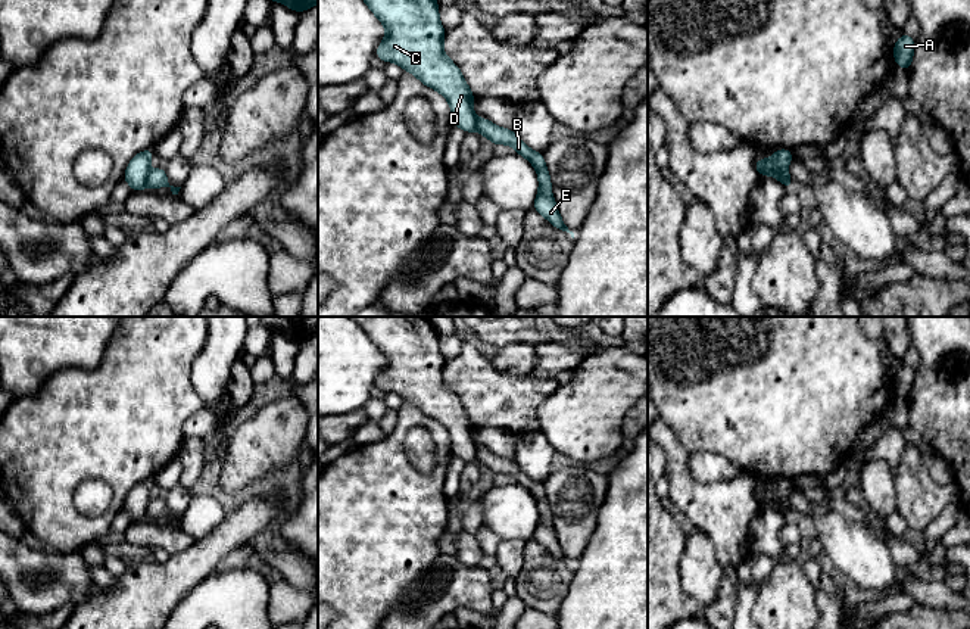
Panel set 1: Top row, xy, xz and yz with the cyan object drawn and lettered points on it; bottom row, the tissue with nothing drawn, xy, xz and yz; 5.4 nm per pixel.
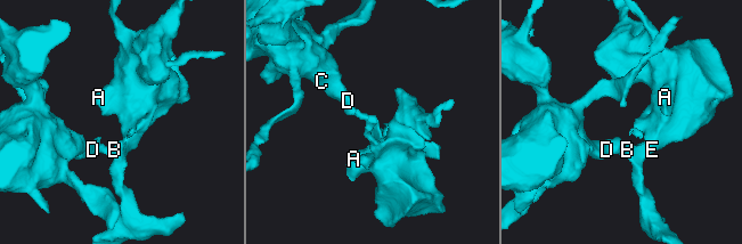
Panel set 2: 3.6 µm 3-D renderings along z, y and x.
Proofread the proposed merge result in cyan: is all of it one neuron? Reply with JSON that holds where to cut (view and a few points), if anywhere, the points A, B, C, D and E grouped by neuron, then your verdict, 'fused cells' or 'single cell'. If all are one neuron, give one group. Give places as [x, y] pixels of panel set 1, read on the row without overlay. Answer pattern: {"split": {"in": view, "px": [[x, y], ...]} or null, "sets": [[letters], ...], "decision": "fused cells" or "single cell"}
{"split": {"in": "xy", "px": [[149, 503], [146, 516]]}, "sets": [["A", "B", "E"], ["C", "D"]], "decision": "fused cells"}

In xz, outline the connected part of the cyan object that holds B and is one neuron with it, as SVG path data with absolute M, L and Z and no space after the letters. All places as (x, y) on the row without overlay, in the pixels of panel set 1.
M478 448L475 460L483 467L487 467L493 474L512 476L515 479L515 483L524 486L527 491L531 492L539 507L539 523L536 526L533 539L542 544L553 557L570 563L574 569L574 563L568 560L558 542L555 527L551 521L552 511L546 499L546 492L543 491L543 483L531 480L527 474L521 471L515 461L500 458L486 448Z

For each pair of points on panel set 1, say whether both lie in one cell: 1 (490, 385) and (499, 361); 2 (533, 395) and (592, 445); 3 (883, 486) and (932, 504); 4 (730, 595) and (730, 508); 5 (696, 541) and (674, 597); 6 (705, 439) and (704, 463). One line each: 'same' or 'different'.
1: different
2: different
3: different
4: different
5: different
6: different

